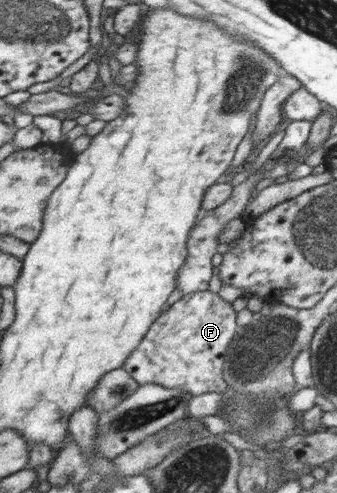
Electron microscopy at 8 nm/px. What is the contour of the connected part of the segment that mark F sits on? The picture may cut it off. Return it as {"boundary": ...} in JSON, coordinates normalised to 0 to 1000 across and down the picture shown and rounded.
{"boundary":[[[573,590],[552,596],[484,631],[445,661],[412,702],[377,724],[362,742],[409,781],[466,779],[496,789],[519,789],[567,797],[573,805],[611,797],[665,797],[677,781],[665,773],[668,716],[712,663],[697,655],[700,629],[688,615],[650,602],[644,594]]]}

